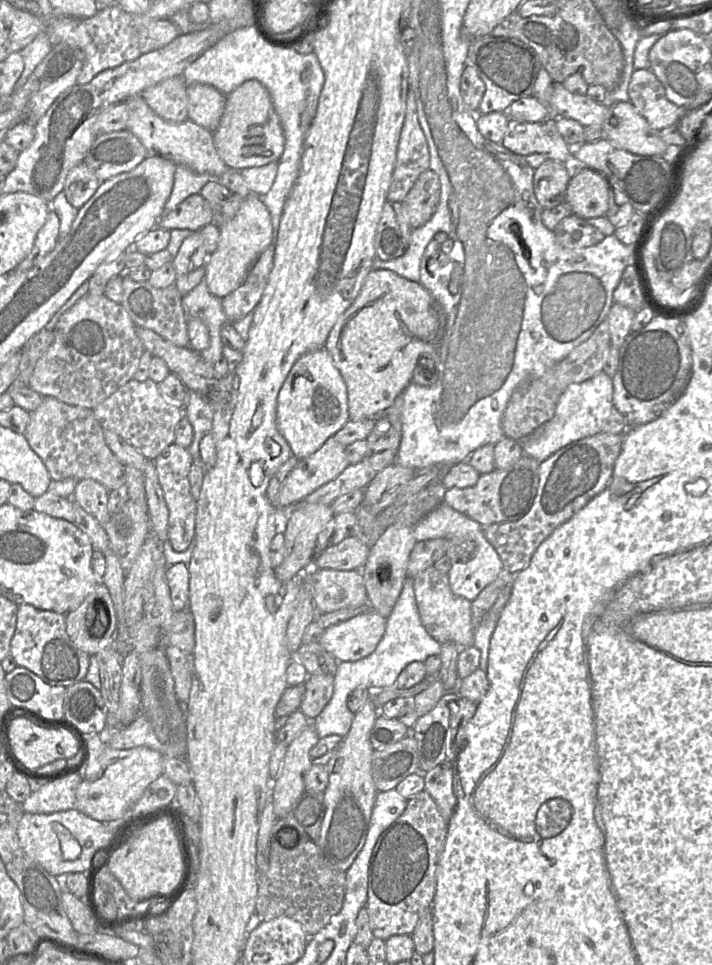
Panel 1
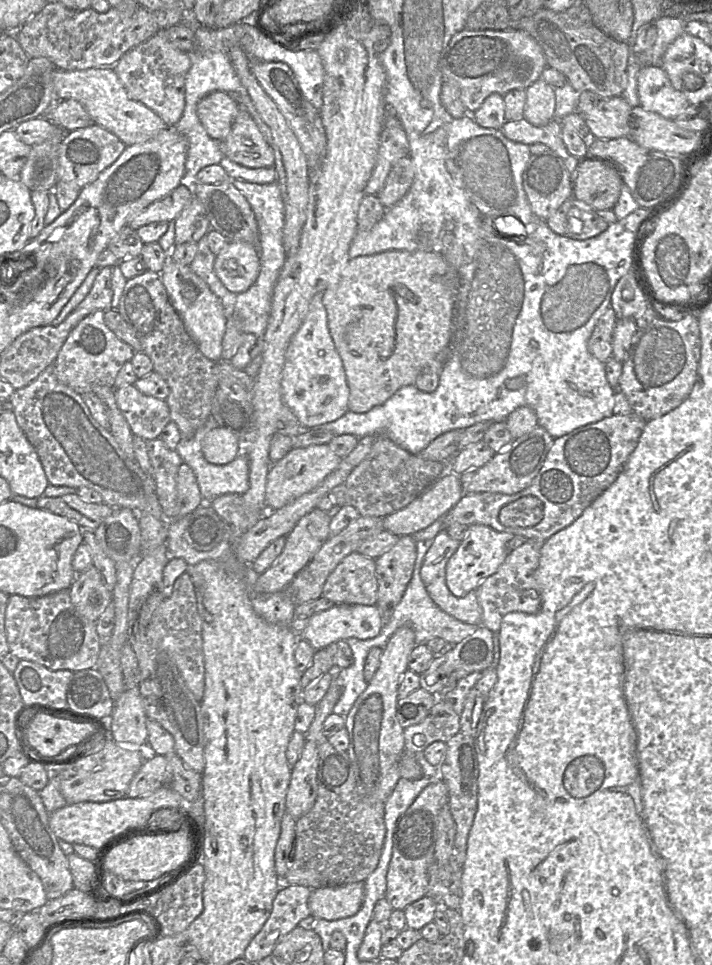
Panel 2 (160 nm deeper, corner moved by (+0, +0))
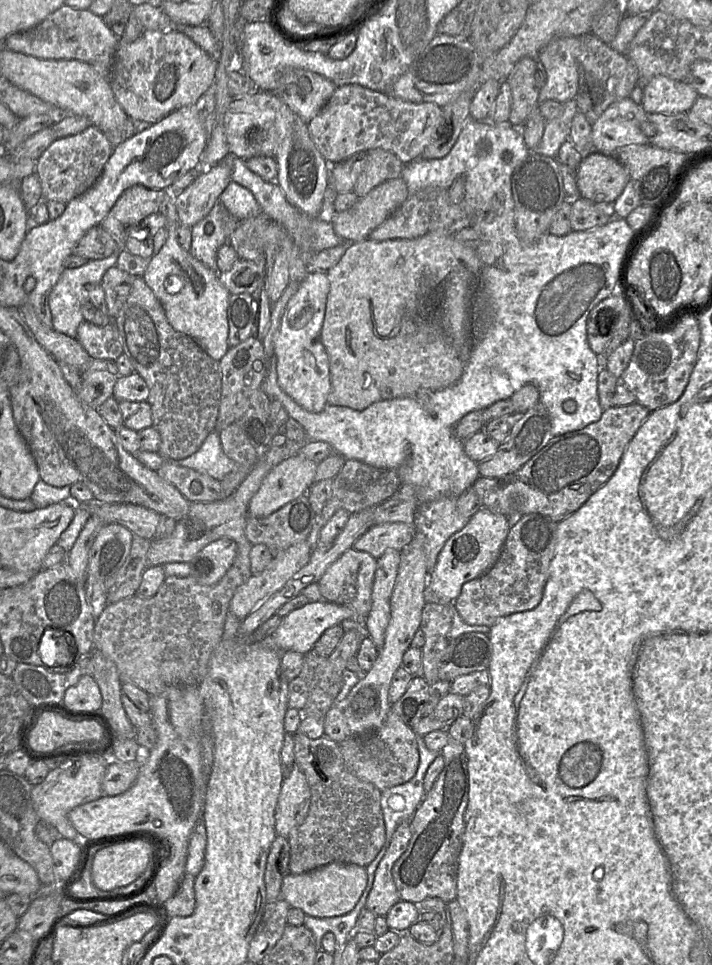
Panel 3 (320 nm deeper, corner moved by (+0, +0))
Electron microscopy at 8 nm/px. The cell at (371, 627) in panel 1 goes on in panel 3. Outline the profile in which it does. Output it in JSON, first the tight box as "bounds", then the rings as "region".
{"bounds":[271,601,364,654],"region":[[[328,601],[309,602],[282,618],[278,628],[271,634],[274,647],[280,651],[295,651],[306,654],[311,651],[323,632],[347,619],[364,620],[355,610]]]}

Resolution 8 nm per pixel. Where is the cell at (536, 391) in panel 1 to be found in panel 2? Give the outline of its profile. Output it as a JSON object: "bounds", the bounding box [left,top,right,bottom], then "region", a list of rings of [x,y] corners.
{"bounds":[588,308,617,363],"region":[[[608,308],[598,319],[588,340],[588,351],[602,363],[612,357],[612,336],[617,317],[612,308]]]}

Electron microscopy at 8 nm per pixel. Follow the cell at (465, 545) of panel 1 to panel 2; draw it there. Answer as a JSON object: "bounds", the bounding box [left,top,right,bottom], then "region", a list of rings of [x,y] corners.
{"bounds":[383,470,462,536],"region":[[[449,470],[405,508],[384,518],[383,529],[413,536],[445,516],[462,496],[459,476]]]}

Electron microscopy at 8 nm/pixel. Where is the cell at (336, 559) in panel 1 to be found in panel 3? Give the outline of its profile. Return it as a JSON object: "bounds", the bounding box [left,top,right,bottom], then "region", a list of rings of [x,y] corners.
{"bounds":[352,522,415,559],"region":[[[395,522],[373,525],[354,542],[352,548],[378,559],[388,550],[401,551],[415,535],[414,524]]]}

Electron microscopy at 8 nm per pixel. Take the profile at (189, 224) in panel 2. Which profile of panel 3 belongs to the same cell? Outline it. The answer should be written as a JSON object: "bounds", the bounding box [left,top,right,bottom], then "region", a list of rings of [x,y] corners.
{"bounds":[175,161,231,228],"region":[[[224,161],[201,172],[193,183],[175,195],[180,224],[191,228],[205,218],[231,181],[231,170]]]}

